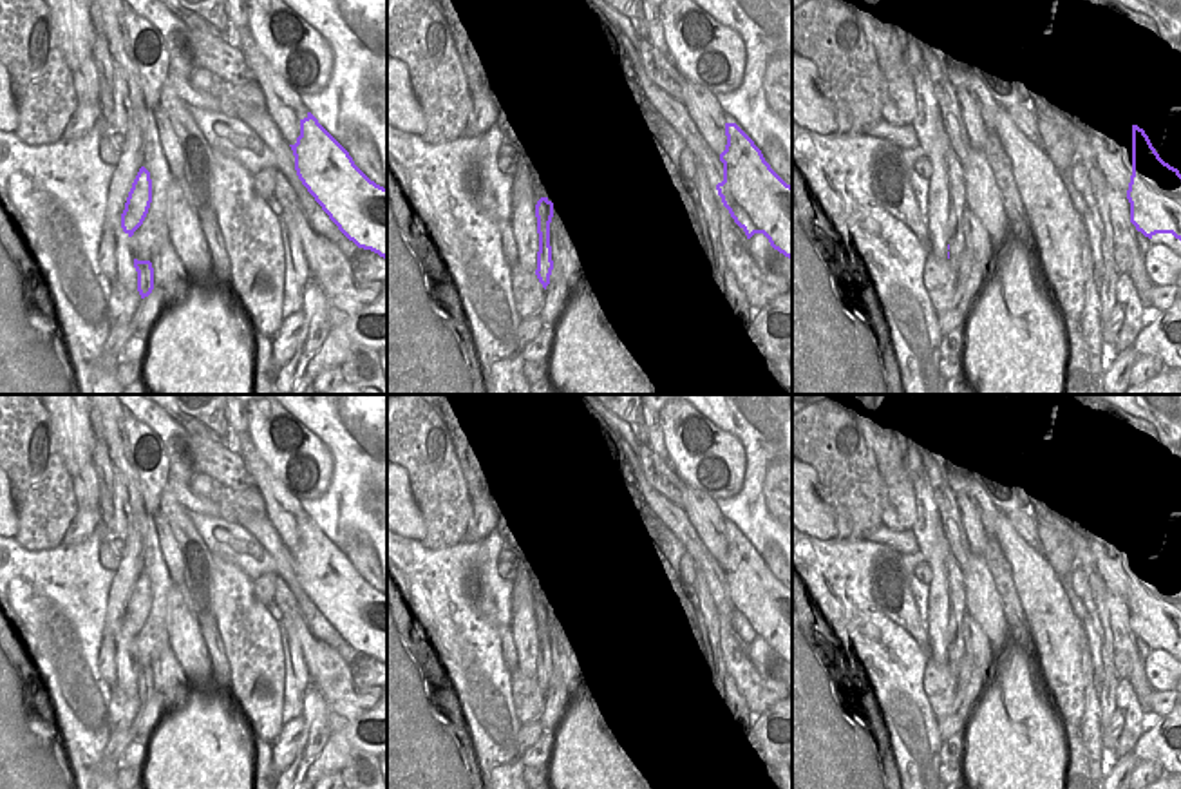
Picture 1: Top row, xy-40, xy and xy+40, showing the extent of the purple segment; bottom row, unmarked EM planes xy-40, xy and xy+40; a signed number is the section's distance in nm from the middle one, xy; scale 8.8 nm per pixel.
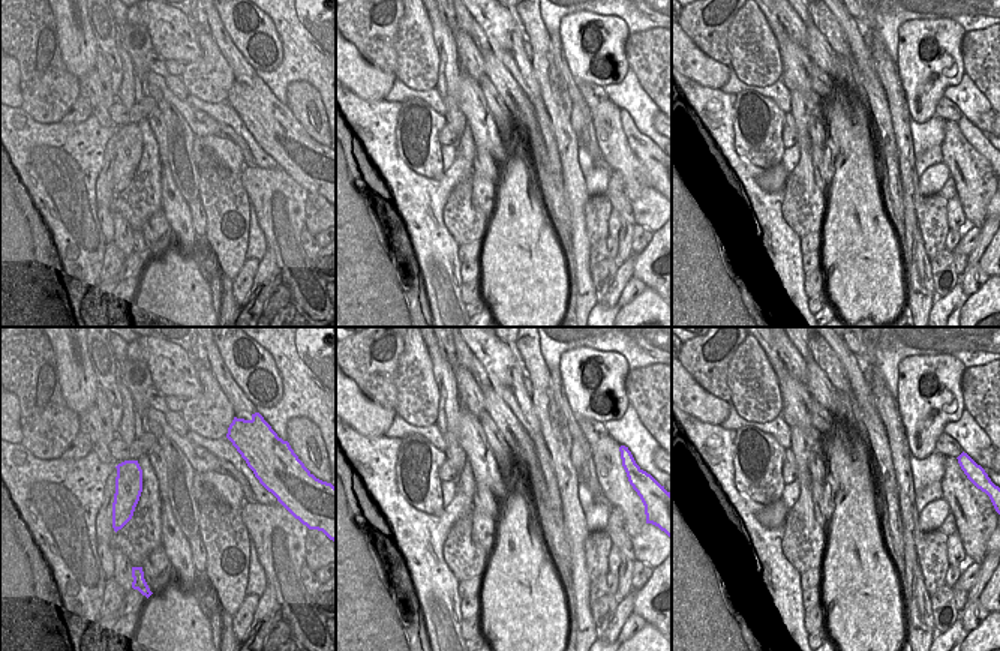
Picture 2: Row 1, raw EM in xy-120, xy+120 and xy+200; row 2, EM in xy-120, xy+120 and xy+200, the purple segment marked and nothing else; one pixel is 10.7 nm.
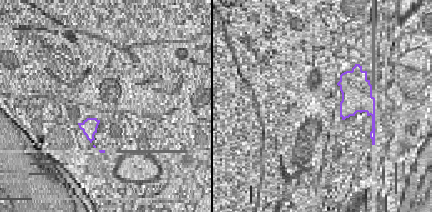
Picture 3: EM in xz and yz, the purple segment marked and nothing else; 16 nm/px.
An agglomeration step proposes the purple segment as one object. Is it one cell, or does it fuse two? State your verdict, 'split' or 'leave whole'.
split

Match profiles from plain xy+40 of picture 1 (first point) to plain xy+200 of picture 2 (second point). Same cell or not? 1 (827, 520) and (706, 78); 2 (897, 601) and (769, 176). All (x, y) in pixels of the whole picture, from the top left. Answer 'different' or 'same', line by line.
1: same
2: different

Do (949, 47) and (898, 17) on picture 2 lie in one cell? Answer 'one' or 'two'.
two

